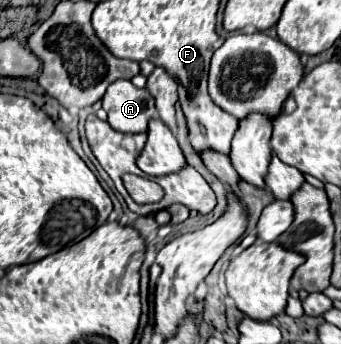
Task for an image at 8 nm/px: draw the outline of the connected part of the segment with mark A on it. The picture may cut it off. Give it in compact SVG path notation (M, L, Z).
M130 80L112 82L102 98L102 108L108 112L108 124L122 134L146 132L148 122L158 118L150 92L136 88Z

